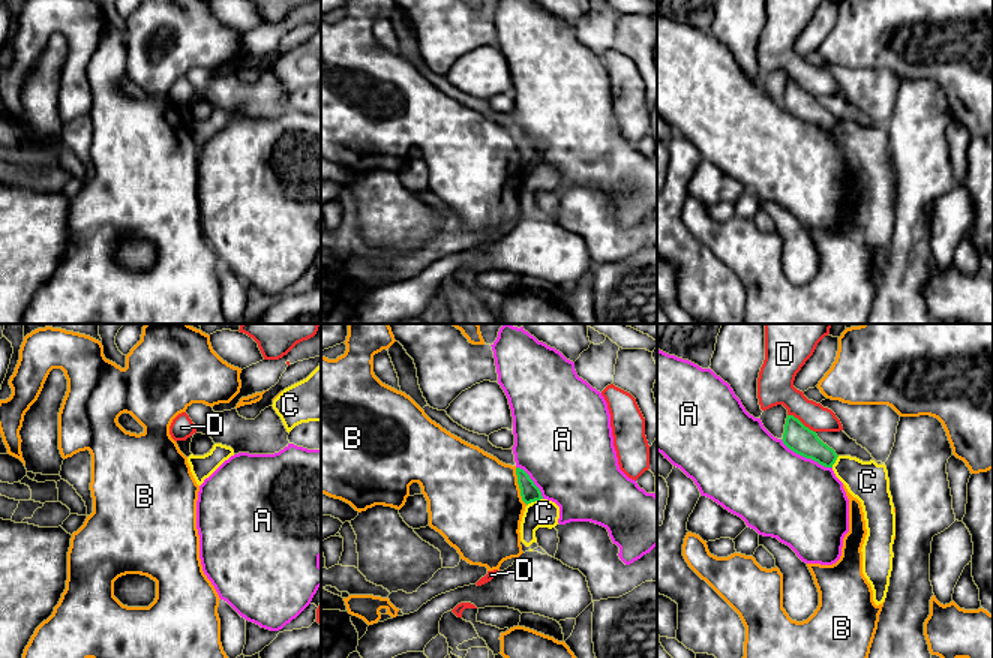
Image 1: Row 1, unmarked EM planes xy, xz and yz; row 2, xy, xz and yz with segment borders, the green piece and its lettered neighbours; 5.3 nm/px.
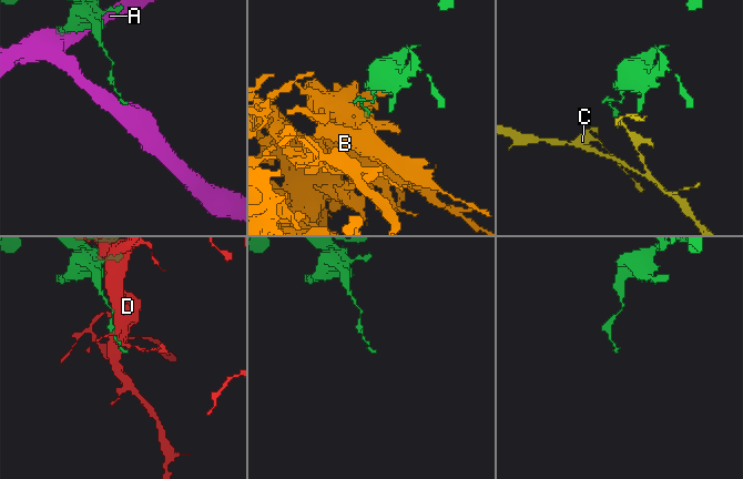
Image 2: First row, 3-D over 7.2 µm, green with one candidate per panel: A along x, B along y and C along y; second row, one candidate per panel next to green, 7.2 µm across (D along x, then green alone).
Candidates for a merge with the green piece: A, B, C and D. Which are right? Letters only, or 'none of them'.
none of them

